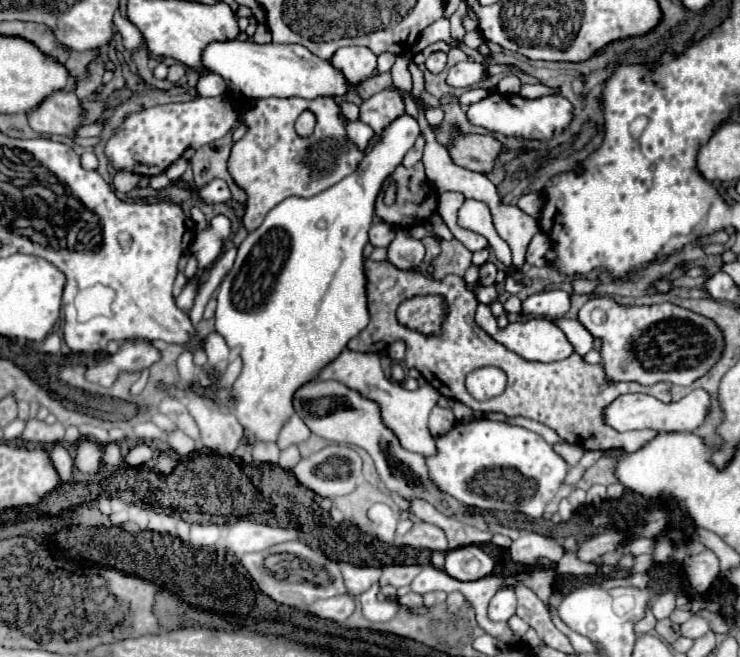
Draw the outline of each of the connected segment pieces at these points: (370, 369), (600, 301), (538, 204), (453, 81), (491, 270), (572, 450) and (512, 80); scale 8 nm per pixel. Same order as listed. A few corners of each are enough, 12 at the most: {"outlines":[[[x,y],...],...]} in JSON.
{"outlines":[[[343,349],[319,379],[337,379],[381,405],[407,451],[435,455],[427,417],[441,395],[385,377],[377,353]],[[589,299],[607,383],[691,385],[717,363],[717,325],[661,303]],[[539,191],[523,195],[519,209],[539,219],[543,195]],[[455,63],[447,73],[451,87],[473,87],[483,81],[485,65]],[[493,263],[479,267],[479,283],[495,285],[497,269]],[[553,445],[569,465],[577,465],[585,455],[577,445]],[[505,75],[497,85],[503,95],[517,95],[521,83],[517,75]]]}

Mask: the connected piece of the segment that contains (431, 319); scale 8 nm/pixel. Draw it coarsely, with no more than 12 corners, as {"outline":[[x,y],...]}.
{"outline":[[413,297],[397,319],[421,333],[443,323],[441,297]]}

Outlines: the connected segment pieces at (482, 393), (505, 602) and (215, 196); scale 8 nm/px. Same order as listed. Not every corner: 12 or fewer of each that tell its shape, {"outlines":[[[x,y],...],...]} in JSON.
{"outlines":[[[497,367],[480,368],[467,377],[477,401],[501,395],[506,374]],[[503,589],[489,601],[491,621],[515,615],[515,591]],[[215,179],[199,191],[209,205],[231,199],[223,179]]]}

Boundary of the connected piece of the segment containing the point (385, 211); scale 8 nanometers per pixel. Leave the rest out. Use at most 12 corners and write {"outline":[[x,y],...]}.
{"outline":[[421,161],[399,165],[387,185],[397,187],[395,203],[383,191],[375,213],[385,223],[409,227],[437,211]]}

